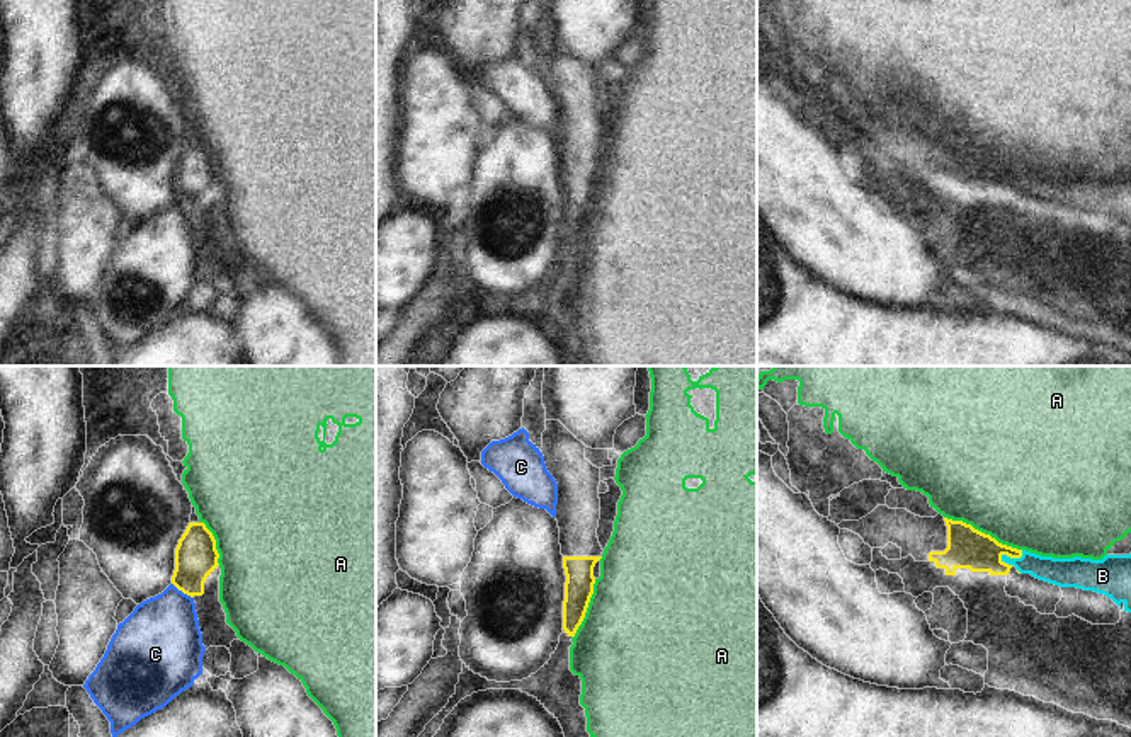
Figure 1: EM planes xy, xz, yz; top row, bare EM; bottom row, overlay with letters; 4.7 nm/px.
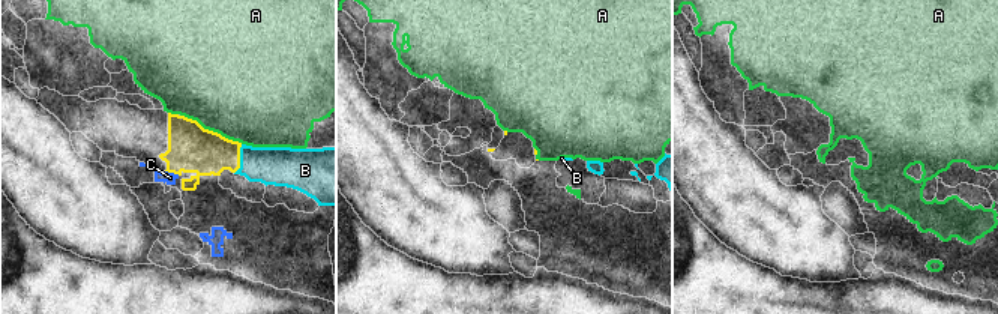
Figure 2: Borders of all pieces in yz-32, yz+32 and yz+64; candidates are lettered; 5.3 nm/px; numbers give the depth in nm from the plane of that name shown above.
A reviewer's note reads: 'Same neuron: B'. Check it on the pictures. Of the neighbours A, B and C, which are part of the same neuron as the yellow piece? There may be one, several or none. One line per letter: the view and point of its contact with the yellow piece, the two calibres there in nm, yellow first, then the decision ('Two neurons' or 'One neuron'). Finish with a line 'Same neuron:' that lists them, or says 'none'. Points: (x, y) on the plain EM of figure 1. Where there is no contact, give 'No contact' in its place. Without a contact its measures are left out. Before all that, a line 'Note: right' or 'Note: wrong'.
Note: right
A: Touches yellow at yz (983, 152). Thickness 190 nm (yellow) against 500 nm. Two neurons
B: Touches yellow at yz (1012, 176). Thickness 190 nm (yellow) against 130 nm. One neuron
C: Touches yellow at xy (182, 210). Thickness 200 nm (yellow) against 380 nm. Two neurons
Same neuron: B.

